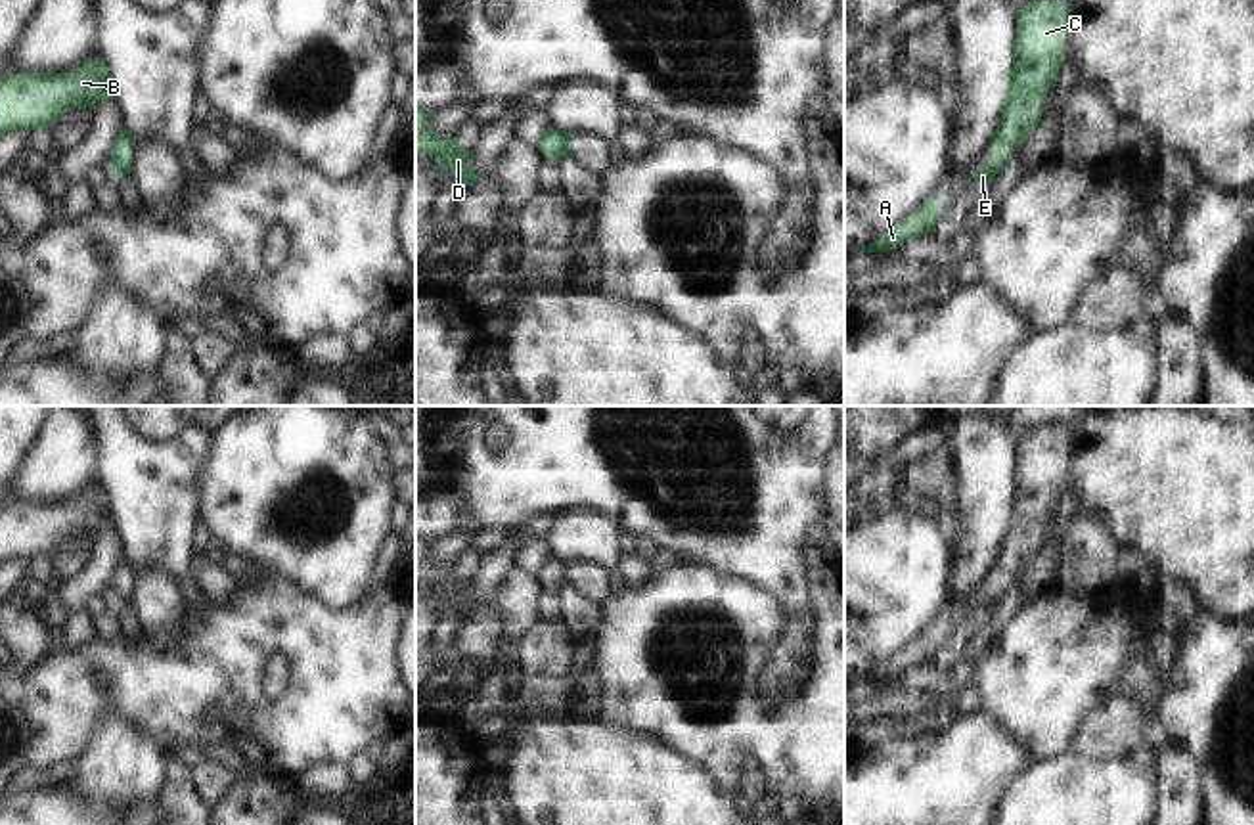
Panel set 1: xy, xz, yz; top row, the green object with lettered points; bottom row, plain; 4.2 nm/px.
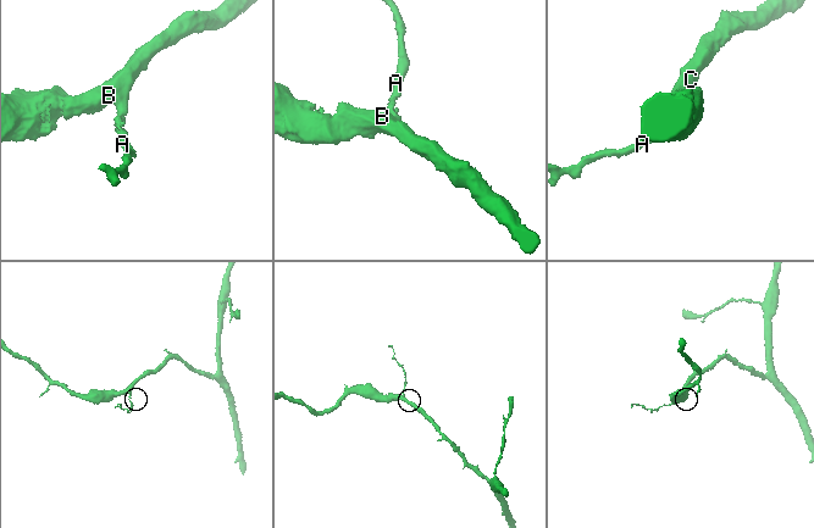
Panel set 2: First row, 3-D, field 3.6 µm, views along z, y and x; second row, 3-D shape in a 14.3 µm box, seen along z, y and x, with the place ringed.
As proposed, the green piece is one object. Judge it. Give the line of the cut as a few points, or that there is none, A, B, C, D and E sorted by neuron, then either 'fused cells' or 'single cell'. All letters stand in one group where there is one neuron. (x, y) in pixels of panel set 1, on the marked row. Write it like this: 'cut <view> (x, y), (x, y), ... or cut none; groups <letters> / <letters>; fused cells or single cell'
cut none; groups A B C D E; single cell

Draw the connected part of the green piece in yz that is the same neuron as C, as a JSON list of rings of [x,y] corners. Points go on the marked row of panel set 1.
[[[1036,0],[1017,8],[1013,67],[1005,90],[990,163],[973,172],[978,184],[990,180],[1007,165],[1013,147],[1024,144],[1036,130],[1047,92],[1059,78],[1064,61],[1066,0]]]

